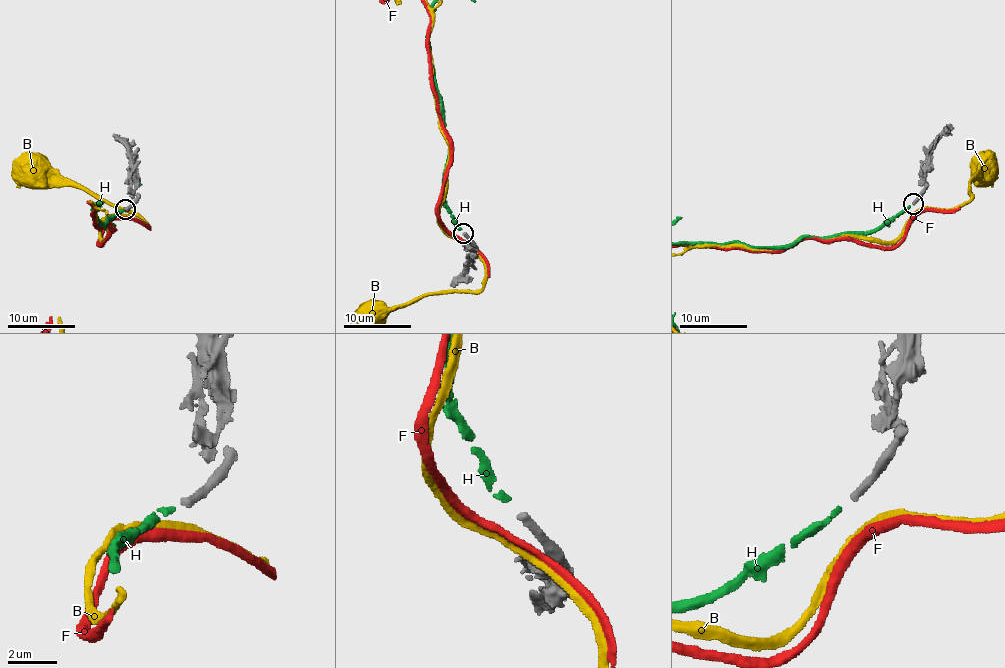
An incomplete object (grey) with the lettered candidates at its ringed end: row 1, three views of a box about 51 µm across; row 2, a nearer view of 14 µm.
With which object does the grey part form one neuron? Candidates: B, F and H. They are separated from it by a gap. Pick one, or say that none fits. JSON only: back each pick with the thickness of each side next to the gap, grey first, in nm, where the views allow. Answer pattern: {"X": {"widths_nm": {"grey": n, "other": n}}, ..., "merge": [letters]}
{"H": {"widths_nm": {"grey": 320, "other": 200}}, "merge": ["H"]}

